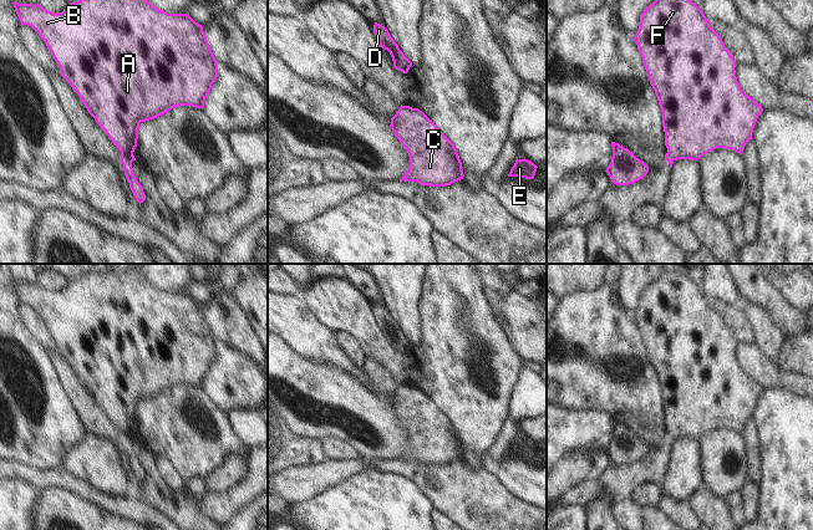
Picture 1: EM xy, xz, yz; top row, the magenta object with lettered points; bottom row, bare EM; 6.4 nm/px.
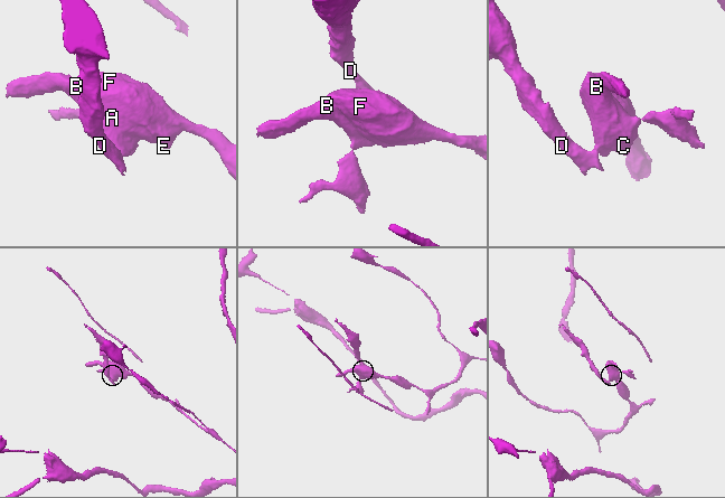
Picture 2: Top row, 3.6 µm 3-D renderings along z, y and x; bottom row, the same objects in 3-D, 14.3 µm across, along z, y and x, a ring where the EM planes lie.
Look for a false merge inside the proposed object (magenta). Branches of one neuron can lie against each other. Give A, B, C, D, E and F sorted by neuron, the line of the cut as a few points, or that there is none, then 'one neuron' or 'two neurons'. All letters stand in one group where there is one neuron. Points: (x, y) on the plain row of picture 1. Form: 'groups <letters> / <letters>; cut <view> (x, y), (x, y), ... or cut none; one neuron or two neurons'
groups A B C E F / D; cut xy (121, 432), (131, 441); two neurons

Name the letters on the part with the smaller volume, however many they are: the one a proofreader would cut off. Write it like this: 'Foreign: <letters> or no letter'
Foreign: D

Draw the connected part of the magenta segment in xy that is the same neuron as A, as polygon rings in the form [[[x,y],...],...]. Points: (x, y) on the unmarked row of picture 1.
[[[131,270],[128,272],[108,272],[105,275],[88,274],[80,280],[71,281],[71,284],[65,290],[57,292],[47,290],[39,282],[19,282],[16,280],[12,282],[21,304],[31,305],[45,320],[60,346],[61,355],[70,362],[72,368],[78,373],[80,378],[87,387],[88,392],[95,397],[96,402],[105,409],[105,412],[127,439],[136,439],[133,430],[137,425],[141,401],[154,398],[179,384],[192,384],[202,388],[204,387],[205,377],[210,372],[212,363],[218,356],[218,343],[207,320],[202,304],[195,301],[189,294],[168,292],[162,290],[148,281],[139,270]]]

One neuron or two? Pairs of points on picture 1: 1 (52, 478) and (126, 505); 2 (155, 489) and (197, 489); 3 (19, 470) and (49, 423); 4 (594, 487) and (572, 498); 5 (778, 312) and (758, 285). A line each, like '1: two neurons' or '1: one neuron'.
1: one neuron
2: two neurons
3: two neurons
4: one neuron
5: one neuron

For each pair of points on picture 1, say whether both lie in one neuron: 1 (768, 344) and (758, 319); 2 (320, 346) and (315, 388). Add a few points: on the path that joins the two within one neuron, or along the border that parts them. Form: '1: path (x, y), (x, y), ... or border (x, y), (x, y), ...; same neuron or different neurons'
1: path (768, 337), (762, 325); same neuron
2: border (294, 346), (315, 360), (330, 361), (346, 371); different neurons

